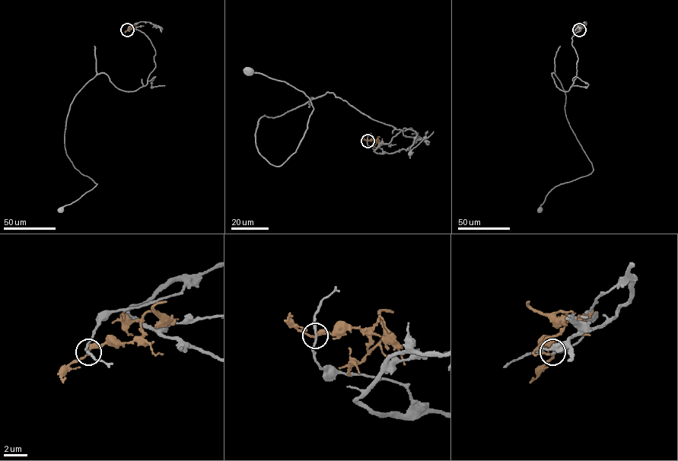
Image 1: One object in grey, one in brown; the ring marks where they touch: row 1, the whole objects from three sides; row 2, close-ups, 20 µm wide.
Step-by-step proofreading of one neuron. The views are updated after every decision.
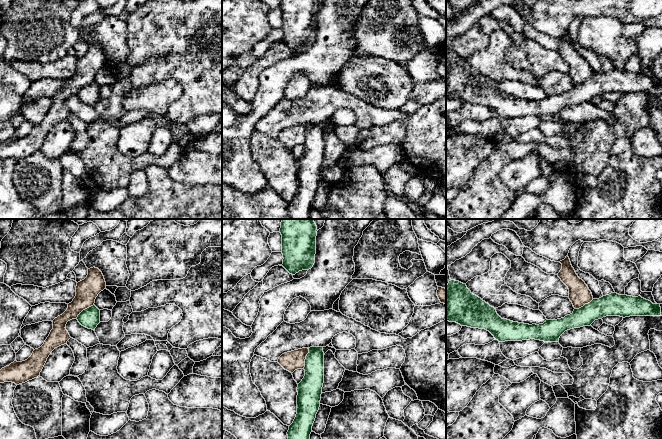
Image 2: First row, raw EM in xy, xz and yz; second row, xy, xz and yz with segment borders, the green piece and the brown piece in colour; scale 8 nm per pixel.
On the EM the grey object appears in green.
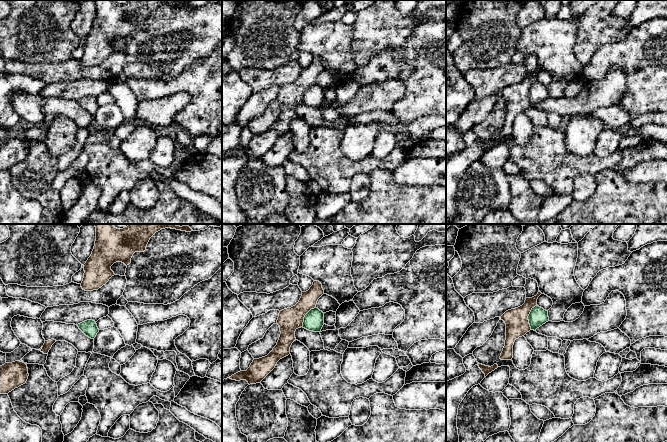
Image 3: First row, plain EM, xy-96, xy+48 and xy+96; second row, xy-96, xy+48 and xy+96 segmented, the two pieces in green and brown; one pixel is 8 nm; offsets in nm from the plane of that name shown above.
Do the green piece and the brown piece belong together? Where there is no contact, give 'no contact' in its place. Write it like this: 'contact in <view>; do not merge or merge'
contact in xz; do not merge

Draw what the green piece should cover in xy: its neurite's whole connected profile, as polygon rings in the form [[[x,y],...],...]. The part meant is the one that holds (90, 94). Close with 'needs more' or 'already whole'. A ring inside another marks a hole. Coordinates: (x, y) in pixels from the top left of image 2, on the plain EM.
[[[91,82],[83,86],[77,93],[78,98],[88,104],[95,106],[100,99],[100,86],[95,82]]]; already whole

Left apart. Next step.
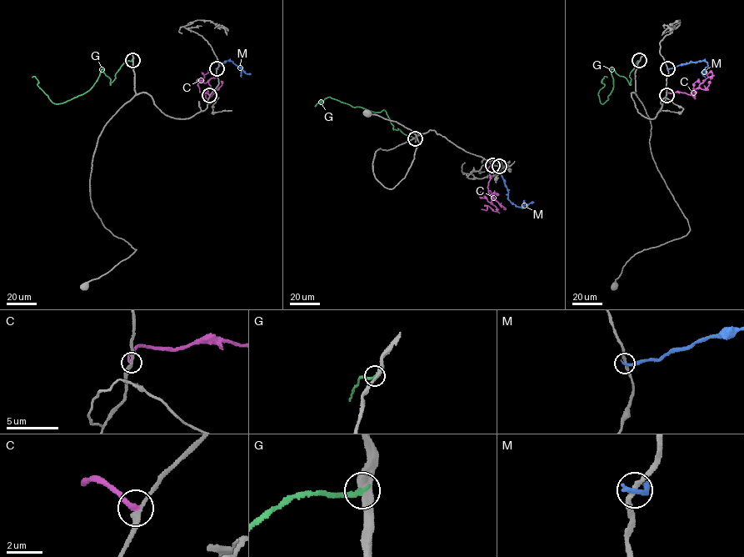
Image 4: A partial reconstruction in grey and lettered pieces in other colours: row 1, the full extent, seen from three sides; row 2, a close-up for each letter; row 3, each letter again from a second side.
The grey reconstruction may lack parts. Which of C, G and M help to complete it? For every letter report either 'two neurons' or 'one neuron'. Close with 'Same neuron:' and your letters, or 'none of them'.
C: two neurons
G: two neurons
M: two neurons
Same neuron: none of them

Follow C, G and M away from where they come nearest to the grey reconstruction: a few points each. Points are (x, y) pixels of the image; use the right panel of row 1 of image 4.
C: (666, 95), (675, 92), (691, 94), (711, 72), (706, 74), (710, 79)
G: (639, 60), (631, 85), (611, 69), (612, 90), (603, 104), (598, 93), (607, 77)
M: (667, 68), (705, 60), (708, 66), (702, 74)

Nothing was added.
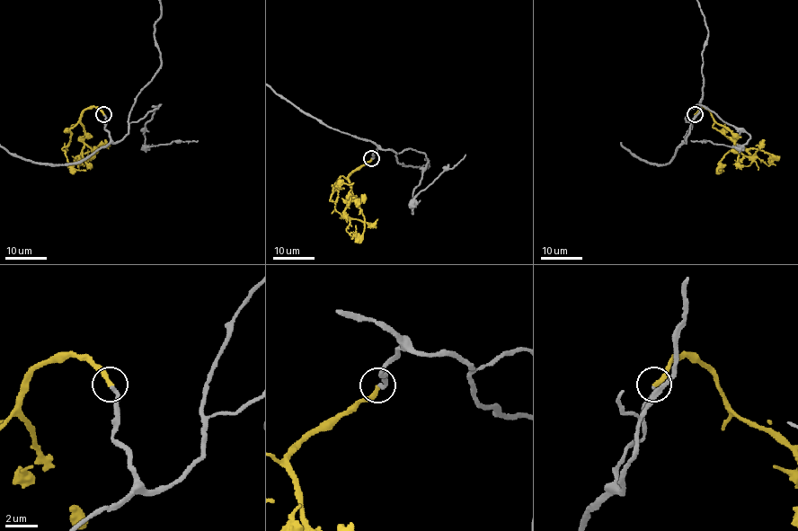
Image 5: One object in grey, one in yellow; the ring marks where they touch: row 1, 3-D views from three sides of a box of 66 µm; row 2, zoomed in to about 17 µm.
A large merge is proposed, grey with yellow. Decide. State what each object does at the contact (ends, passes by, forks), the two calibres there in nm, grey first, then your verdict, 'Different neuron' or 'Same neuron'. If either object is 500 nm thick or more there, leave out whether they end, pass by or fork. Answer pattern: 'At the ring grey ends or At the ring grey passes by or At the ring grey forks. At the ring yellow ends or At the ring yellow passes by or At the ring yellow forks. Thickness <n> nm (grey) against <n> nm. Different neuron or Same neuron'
At the ring grey ends. At the ring yellow ends. Thickness 240 nm (grey) against 280 nm. Same neuron

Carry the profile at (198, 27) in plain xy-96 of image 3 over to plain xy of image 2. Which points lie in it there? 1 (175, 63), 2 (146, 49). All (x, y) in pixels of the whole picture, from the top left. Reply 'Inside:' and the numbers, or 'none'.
Inside: 2

